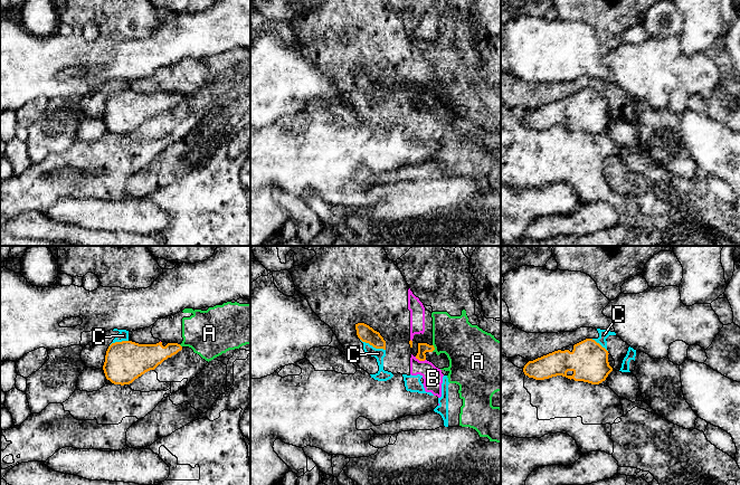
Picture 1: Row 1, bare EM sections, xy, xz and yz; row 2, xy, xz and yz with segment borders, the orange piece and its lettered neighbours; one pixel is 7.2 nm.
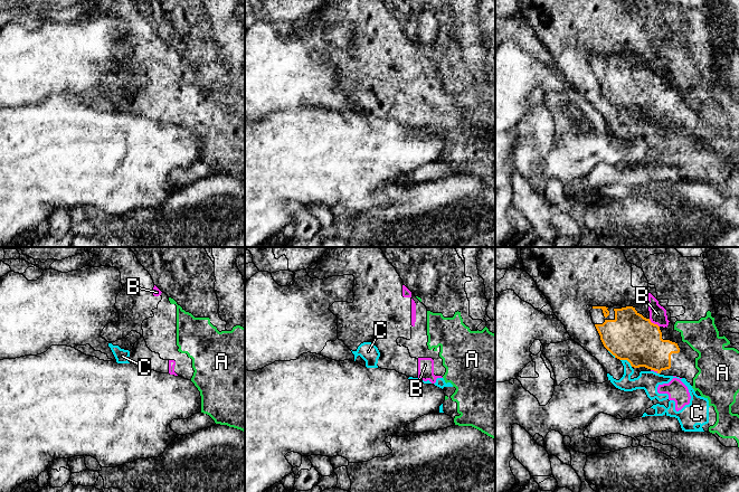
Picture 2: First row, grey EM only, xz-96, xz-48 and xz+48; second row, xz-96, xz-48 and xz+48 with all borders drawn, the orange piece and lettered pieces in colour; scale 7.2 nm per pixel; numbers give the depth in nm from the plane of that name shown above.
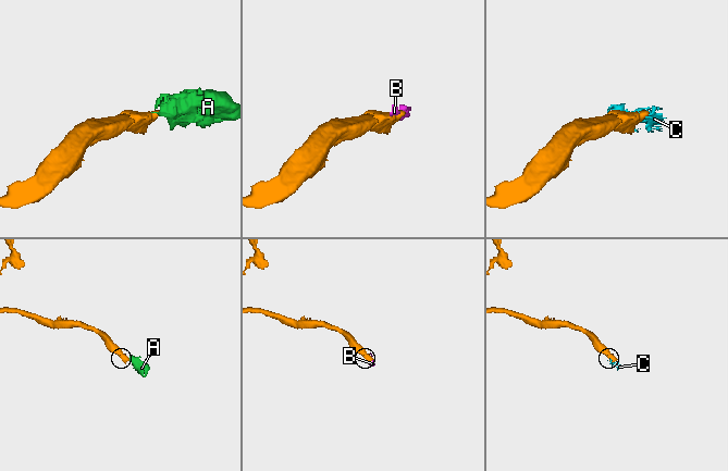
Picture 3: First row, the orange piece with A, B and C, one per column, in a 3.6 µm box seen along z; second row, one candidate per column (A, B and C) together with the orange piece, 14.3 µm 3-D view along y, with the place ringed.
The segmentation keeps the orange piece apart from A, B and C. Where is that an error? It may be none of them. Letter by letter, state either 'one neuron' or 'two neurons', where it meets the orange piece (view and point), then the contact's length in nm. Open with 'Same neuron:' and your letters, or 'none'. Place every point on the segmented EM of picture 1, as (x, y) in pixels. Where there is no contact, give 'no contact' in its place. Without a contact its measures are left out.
Same neuron: none
A: two neurons; contact xz (434, 348); length 60 nm
B: two neurons; contact xz (420, 360); length 80 nm
C: two neurons; contact xz (372, 345); length 200 nm

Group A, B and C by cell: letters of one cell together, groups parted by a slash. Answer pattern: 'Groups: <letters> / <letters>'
Groups: A B C

